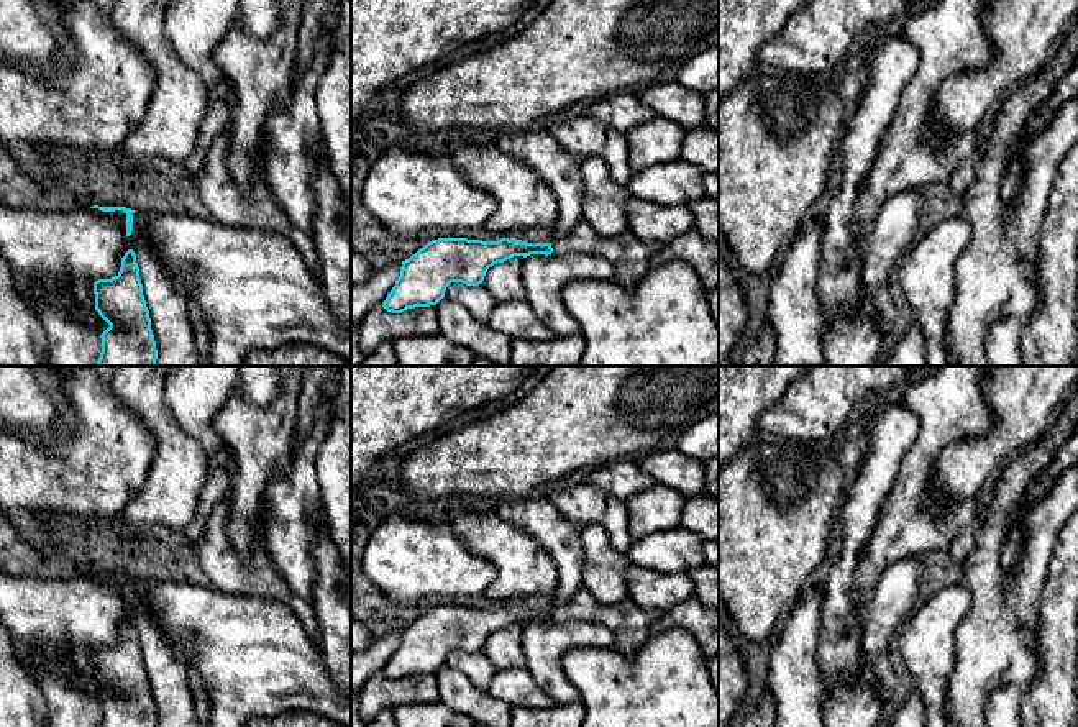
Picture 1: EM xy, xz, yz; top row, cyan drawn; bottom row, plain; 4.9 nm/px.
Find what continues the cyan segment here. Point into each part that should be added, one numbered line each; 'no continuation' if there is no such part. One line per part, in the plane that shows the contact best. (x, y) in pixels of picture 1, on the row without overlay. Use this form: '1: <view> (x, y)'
no continuation

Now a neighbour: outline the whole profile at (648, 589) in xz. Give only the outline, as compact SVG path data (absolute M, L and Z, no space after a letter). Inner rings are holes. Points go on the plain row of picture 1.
M630 565L627 571L628 599L645 610L666 612L694 596L687 573L666 574Z

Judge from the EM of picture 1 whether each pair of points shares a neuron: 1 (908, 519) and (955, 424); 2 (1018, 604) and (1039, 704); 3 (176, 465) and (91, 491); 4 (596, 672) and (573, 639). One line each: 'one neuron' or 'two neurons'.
1: one neuron
2: two neurons
3: two neurons
4: two neurons

